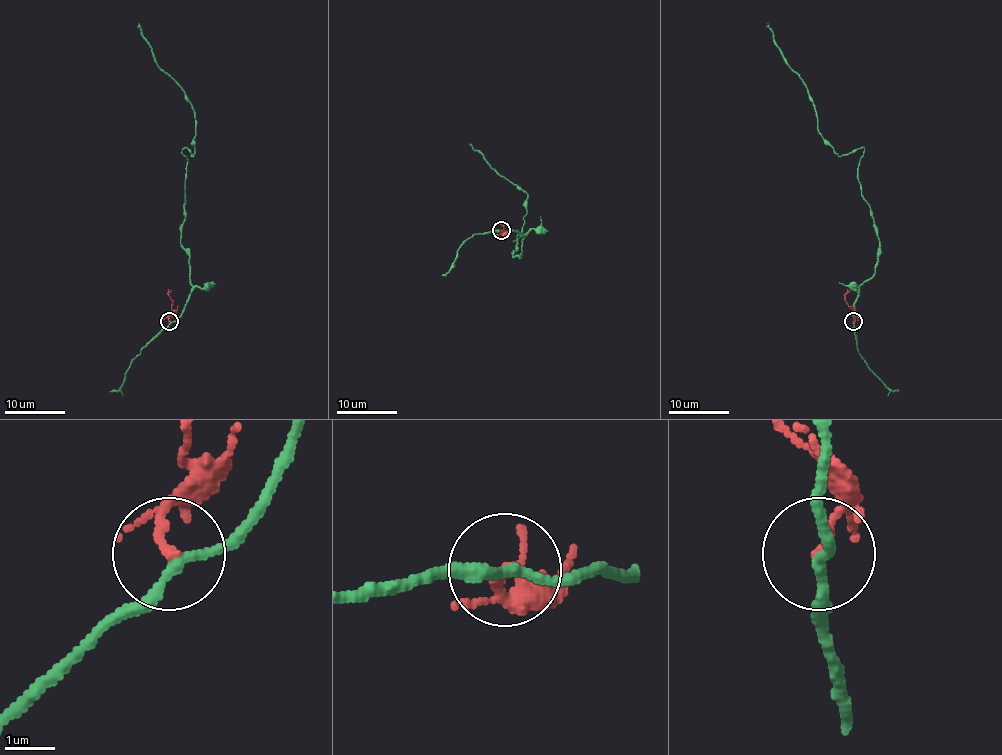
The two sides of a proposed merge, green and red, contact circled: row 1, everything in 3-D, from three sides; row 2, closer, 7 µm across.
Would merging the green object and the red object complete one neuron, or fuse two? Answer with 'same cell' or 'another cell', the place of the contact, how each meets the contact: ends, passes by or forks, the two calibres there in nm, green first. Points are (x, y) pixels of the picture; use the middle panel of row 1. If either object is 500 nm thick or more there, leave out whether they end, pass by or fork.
another cell | (501, 230) | green passes by | red passes by | 190/130 nm

